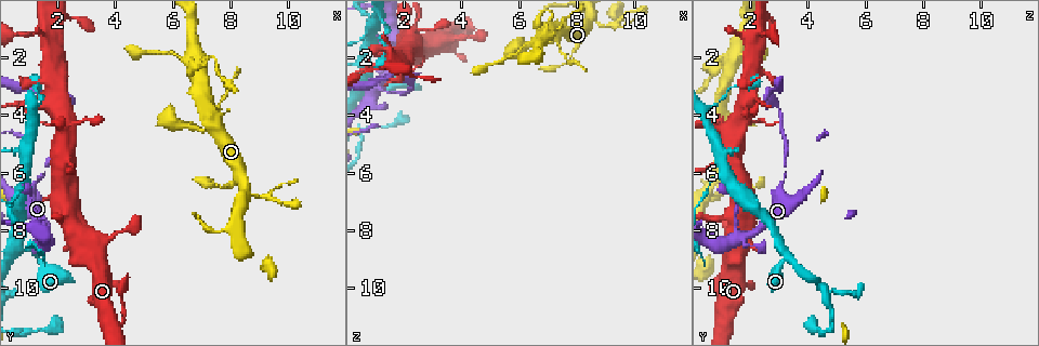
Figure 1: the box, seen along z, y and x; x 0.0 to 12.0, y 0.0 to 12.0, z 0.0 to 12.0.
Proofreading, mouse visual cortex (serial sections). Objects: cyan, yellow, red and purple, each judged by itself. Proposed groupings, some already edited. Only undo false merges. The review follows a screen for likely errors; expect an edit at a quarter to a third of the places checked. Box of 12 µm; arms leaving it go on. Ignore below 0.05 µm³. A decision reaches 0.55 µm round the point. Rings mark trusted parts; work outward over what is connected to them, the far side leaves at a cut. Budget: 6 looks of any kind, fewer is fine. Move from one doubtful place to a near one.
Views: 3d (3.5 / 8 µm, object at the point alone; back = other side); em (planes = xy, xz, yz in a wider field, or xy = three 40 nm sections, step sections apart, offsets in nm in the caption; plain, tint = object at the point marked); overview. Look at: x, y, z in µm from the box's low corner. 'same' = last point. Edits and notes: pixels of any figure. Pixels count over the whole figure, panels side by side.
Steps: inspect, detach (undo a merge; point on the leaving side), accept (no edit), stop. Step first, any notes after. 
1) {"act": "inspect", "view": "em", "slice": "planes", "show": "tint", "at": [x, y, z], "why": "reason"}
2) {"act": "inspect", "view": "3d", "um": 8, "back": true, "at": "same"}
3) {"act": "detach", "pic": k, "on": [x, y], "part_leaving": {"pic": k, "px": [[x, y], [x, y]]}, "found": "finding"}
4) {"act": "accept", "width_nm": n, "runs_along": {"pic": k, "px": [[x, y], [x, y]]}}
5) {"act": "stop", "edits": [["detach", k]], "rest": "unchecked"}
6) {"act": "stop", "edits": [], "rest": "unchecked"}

{"act": "inspect", "view": "3d", "um": 3.5, "at": [0.8, 6.1, 1.2], "why": "sudden change in width"}

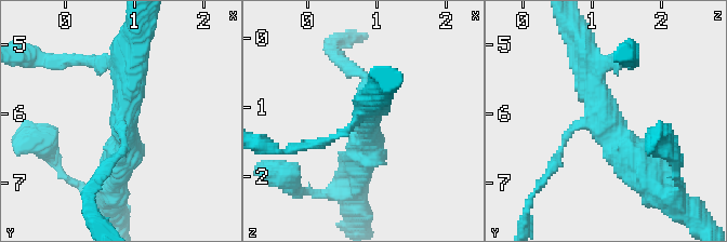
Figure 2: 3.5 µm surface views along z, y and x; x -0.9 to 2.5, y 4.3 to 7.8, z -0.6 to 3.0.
{"act": "inspect", "view": "em", "slice": "xy", "step": 3, "show": "plain", "at": [0.80, 6.00, 1.10], "arms": 3, "arm_widths_nm": [100, 400, 450], "why": "need the tissue"}

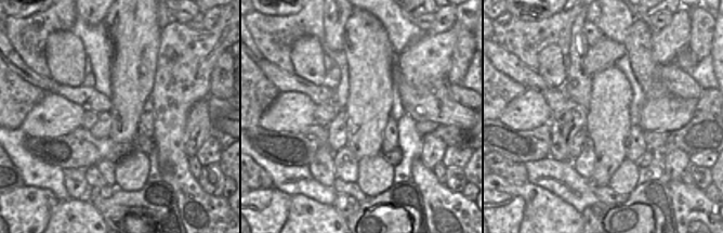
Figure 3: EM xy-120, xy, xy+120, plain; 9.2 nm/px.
{"act": "inspect", "view": "em", "slice": "xy", "step": 3, "show": "tint", "at": "same", "why": "with the object marked"}

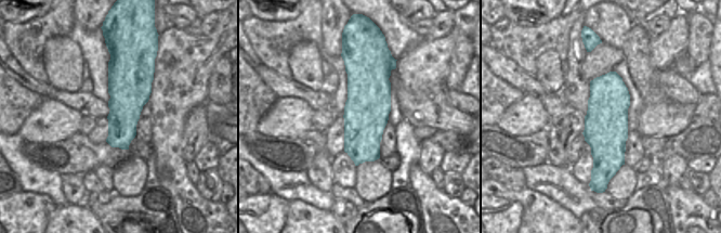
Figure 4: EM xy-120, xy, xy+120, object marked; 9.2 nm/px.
{"act": "detach", "pic": 2, "on": [345, 67], "part_leaving": {"pic": 2, "px": [[362, 83], [362, 75], [332, 55], [332, 39]]}, "found": "two cells meet here"}

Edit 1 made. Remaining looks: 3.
{"act": "inspect", "view": "overview", "why": "redraw"}

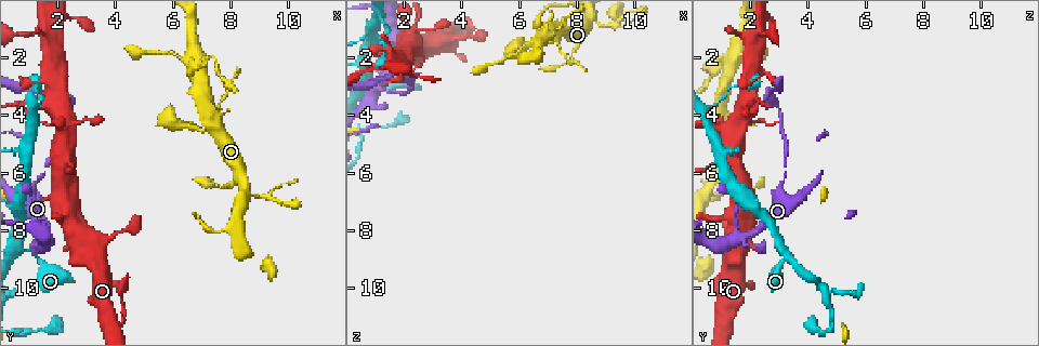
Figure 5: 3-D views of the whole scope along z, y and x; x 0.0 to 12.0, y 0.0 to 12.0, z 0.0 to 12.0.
{"act": "inspect", "view": "3d", "um": 3.5, "at": [1.4, 5.9, 3.2], "why": "narrows sharply"}

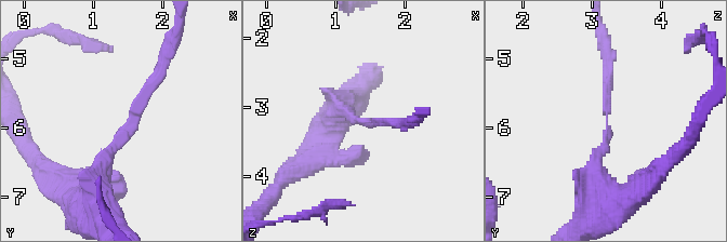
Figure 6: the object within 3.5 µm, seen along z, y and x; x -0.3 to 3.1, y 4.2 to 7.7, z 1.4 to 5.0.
{"act": "inspect", "view": "em", "slice": "xy", "step": 3, "show": "tint", "at": [1.45, 5.85, 3.20], "arm_widths_nm": [150, 250], "why": "need the tissue"}

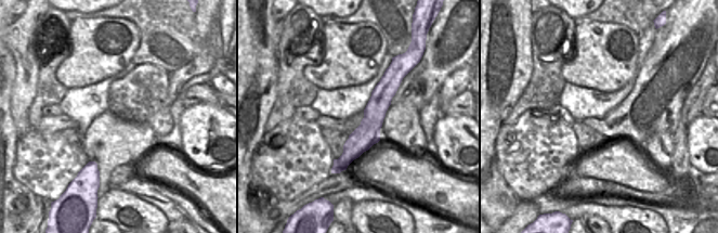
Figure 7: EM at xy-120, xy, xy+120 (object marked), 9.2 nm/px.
{"act": "accept", "found": "all the same cell"}

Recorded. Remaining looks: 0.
{"act": "stop", "edits": [["detach", 2]], "rest": "unchecked"}

